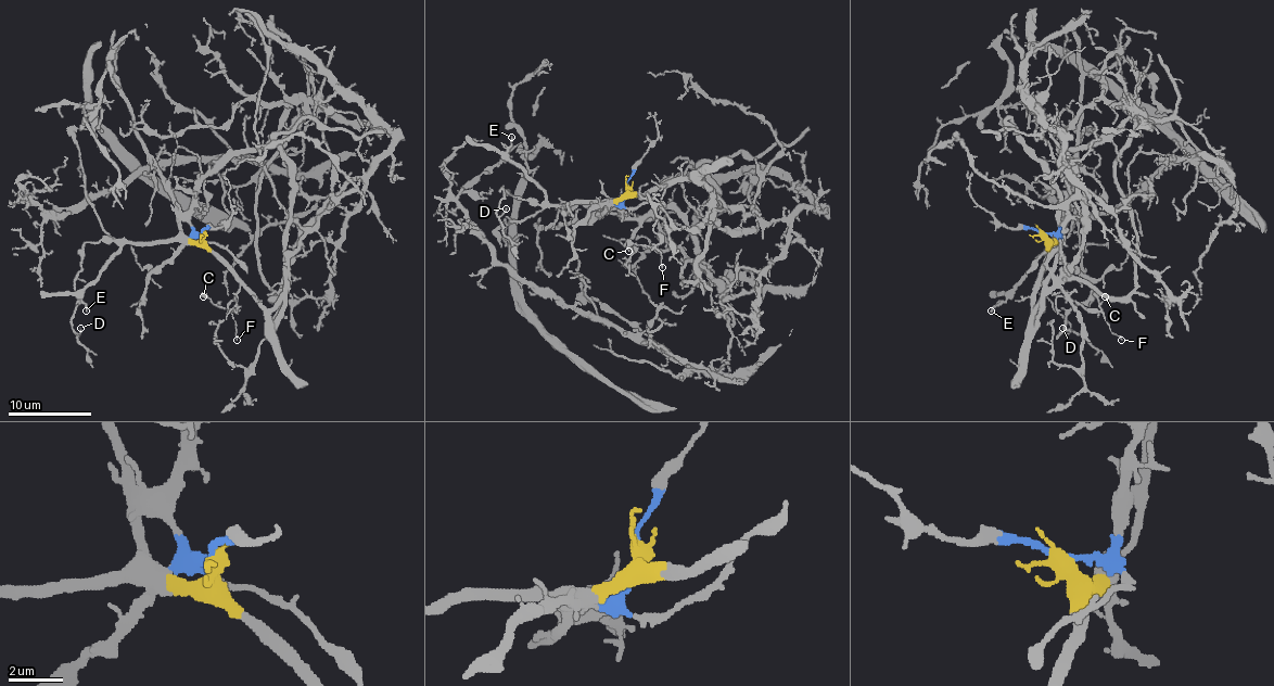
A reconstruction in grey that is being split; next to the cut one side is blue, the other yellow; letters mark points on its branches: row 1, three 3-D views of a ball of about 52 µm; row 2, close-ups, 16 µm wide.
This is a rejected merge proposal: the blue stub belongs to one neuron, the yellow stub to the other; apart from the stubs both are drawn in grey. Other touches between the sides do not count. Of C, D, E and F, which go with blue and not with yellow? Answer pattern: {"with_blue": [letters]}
{"with_blue": []}

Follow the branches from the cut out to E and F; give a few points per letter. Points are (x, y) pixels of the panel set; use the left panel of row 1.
E: (202, 232), (198, 240), (126, 242), (83, 294), (87, 312)
F: (202, 232), (202, 240), (239, 284), (229, 303), (234, 309), (230, 312), (237, 341)

